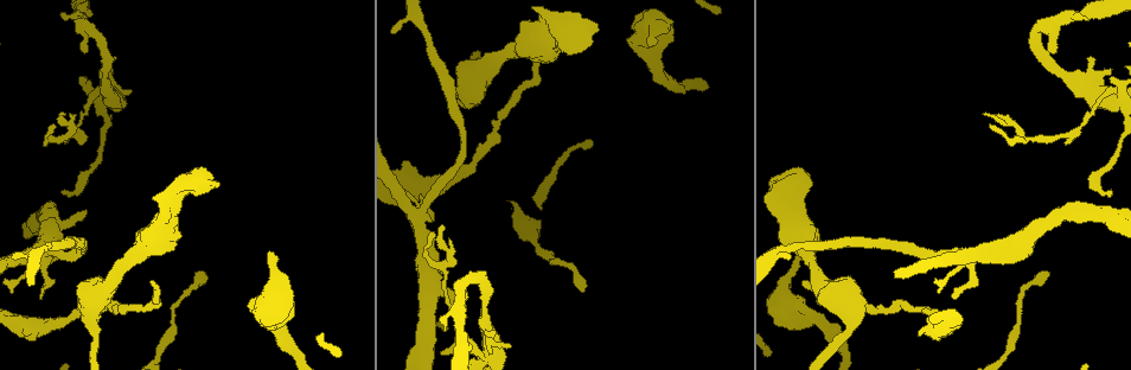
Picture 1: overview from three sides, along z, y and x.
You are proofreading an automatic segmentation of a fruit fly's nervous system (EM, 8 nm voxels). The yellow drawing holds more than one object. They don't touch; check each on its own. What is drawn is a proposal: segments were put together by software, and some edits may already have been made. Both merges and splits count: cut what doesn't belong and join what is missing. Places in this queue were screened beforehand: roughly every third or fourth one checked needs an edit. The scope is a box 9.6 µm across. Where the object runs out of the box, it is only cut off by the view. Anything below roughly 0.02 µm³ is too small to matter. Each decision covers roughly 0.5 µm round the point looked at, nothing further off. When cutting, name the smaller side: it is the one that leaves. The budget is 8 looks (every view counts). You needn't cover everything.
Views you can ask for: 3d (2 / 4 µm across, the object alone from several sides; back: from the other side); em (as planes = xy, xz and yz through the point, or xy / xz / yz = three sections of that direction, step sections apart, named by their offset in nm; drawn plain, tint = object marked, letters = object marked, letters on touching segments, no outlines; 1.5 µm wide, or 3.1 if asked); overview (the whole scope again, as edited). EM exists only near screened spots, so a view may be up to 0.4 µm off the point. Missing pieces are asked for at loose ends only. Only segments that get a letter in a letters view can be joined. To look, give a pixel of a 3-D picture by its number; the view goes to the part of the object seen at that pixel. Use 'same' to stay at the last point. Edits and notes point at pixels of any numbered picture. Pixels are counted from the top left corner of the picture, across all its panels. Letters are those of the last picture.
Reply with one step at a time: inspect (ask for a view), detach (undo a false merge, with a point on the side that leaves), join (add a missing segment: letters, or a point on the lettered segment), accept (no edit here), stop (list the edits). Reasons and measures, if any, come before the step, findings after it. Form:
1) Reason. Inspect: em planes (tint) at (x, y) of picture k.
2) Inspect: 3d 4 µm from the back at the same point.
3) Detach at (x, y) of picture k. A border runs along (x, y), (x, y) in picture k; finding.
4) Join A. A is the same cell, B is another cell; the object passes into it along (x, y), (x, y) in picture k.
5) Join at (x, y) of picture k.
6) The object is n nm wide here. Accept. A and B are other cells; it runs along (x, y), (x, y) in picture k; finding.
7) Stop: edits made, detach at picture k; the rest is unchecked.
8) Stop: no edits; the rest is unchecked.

Free end. Inspect: em planes (letters) at (489, 353) of picture 1.

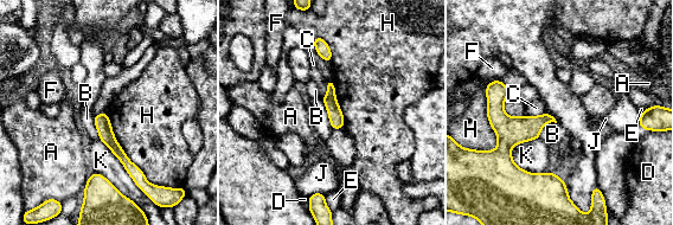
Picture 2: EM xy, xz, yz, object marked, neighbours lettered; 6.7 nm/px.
Accept. A, B, C, D, E, F, H, J and K are other cells; a border runs along (107, 113), (115, 140), (146, 177) in picture 2; no lettered segment goes on from it.

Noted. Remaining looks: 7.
Long arm stops here. Inspect: em yz step 4 (tint) at (583, 292) of picture 1.

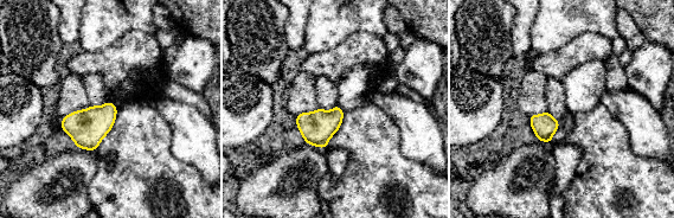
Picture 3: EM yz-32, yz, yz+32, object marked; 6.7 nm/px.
Inspect: em xy step 8 (letters) at the same point.

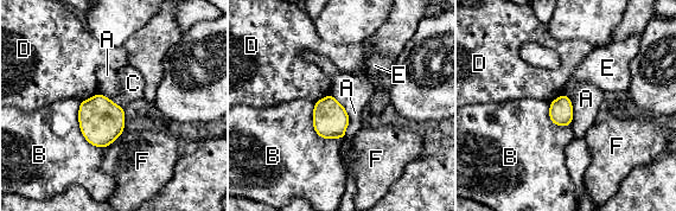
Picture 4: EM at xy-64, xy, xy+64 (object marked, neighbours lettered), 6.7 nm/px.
The object is 160 nm wide here. Accept. A, B, C, D, E and F are other cells; a border runs along (314, 102), (313, 129), (344, 139) in picture 4; no lettered segment goes on from it.

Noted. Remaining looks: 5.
An open end. Inspect: em planes (letters) at (597, 26) of picture 1.

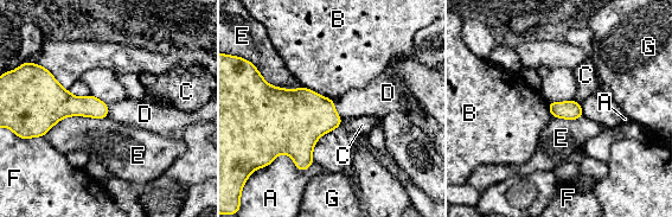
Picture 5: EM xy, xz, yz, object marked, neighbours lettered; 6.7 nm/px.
Accept. A, B, C, D, E, F and G are other cells; a border runs along (333, 101), (333, 107), (343, 120) in picture 5; none of them fits.

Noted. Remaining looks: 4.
Thin end. Inspect: em xz step 4 (letters) at (394, 33) of picture 1.

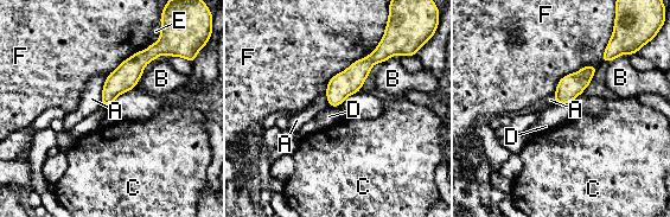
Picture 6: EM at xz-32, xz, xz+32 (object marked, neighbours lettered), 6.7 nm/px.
Another direction. Inspect: em planes (letters) at the same point.

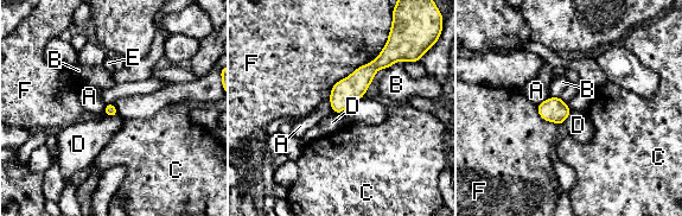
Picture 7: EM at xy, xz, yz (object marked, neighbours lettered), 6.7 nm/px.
Accept. A, B, C, D, E and F are other cells; a border runs along (103, 113), (118, 115) in picture 7; none of them fits.

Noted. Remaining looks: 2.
Stop: no edits; the rest is unchecked.

